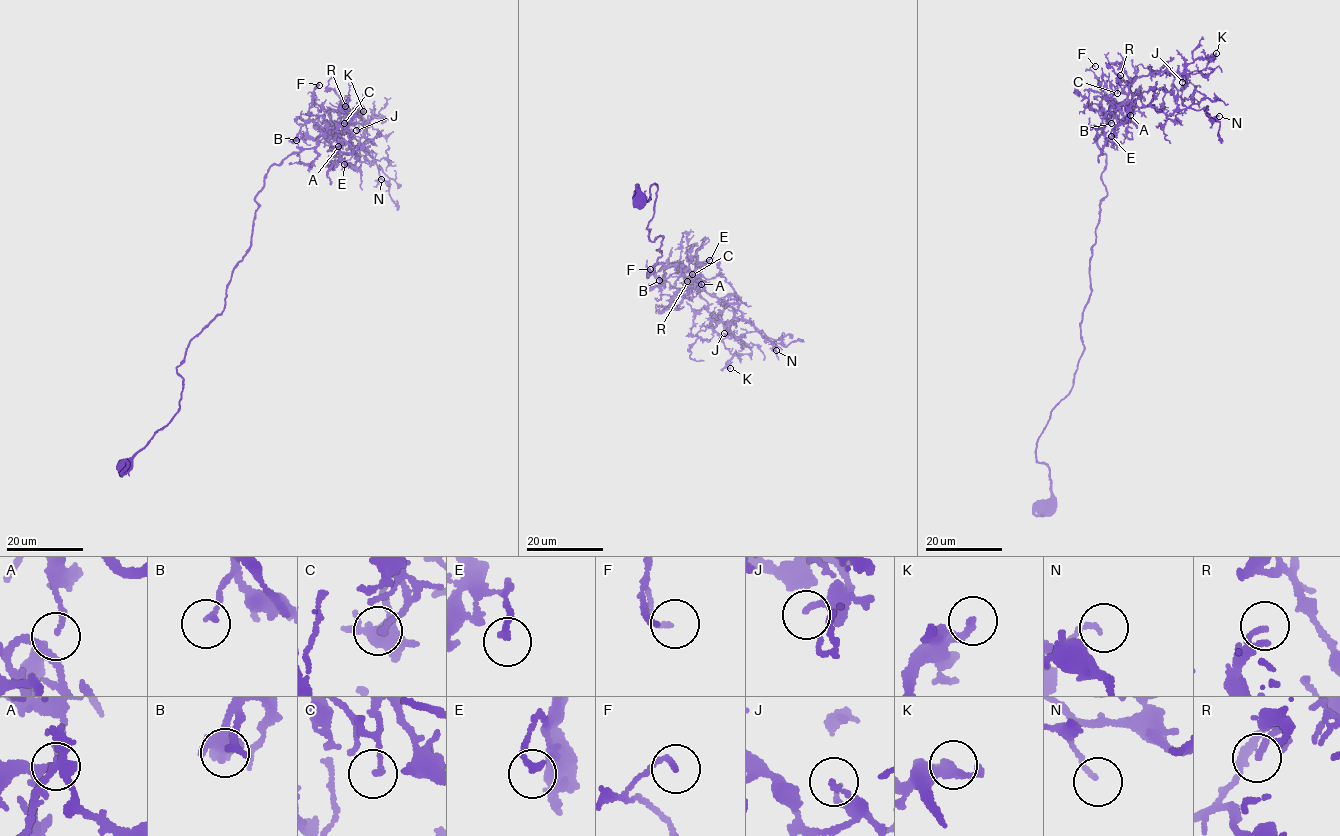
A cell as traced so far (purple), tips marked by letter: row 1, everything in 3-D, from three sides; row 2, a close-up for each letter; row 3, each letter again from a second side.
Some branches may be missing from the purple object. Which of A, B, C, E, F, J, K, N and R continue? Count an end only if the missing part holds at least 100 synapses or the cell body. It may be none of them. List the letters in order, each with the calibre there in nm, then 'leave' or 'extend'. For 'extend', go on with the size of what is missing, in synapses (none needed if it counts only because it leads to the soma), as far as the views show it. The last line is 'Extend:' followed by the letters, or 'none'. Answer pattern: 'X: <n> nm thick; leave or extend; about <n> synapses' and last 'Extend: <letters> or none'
A: 140 nm thick; leave
B: 180 nm thick; leave
C: 130 nm thick; leave
E: 190 nm thick; leave
F: 130 nm thick; leave
J: 160 nm thick; leave
K: 200 nm thick; leave
N: 120 nm thick; leave
R: 160 nm thick; leave
Extend: none

